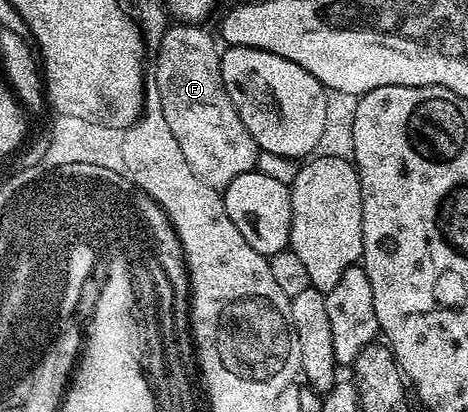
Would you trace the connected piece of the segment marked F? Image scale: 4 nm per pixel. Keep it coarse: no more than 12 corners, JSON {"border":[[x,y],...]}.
{"border":[[201,24],[155,49],[163,118],[187,166],[224,190],[256,169]]}

